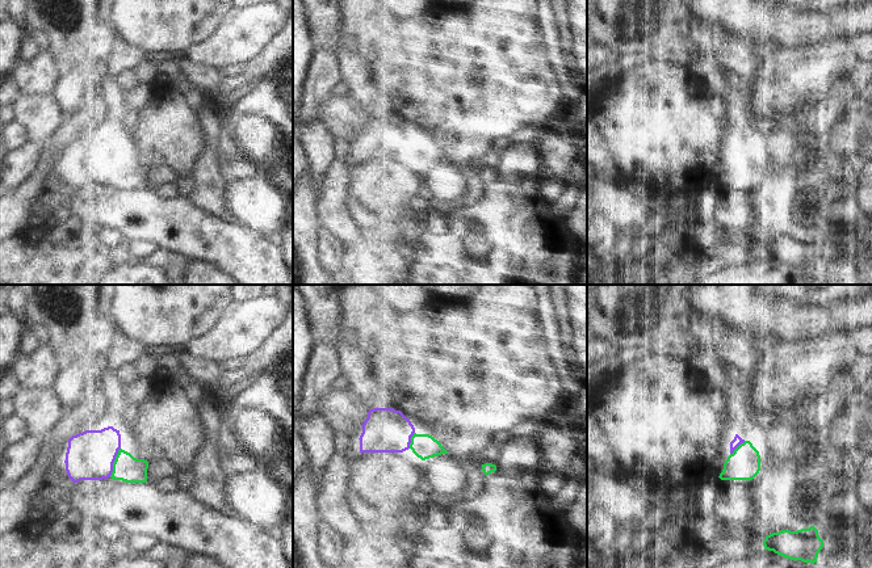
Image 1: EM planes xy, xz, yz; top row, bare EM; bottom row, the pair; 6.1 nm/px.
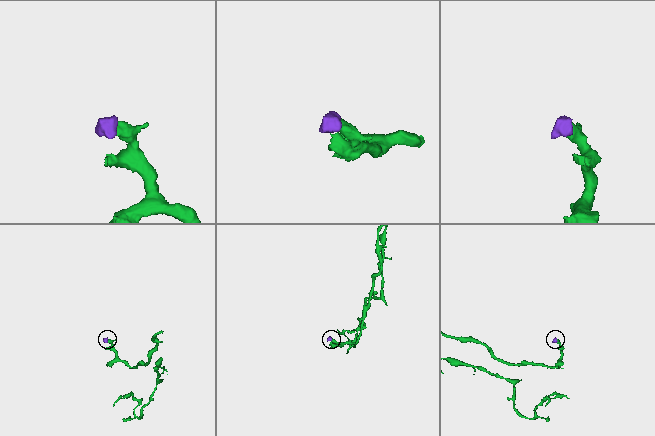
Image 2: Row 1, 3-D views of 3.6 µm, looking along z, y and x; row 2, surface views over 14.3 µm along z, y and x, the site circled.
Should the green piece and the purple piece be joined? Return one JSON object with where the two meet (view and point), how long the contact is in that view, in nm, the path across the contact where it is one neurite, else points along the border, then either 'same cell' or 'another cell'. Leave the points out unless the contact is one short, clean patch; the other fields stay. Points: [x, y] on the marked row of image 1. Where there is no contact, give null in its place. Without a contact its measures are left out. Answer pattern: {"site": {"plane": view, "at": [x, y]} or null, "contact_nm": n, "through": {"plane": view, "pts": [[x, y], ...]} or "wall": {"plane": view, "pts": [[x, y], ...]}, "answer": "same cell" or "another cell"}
{"site": {"plane": "xy", "at": [114, 462]}, "contact_nm": 200, "through": {"plane": "xy", "pts": [[128, 468], [114, 462], [97, 454], [91, 454]]}, "answer": "same cell"}

